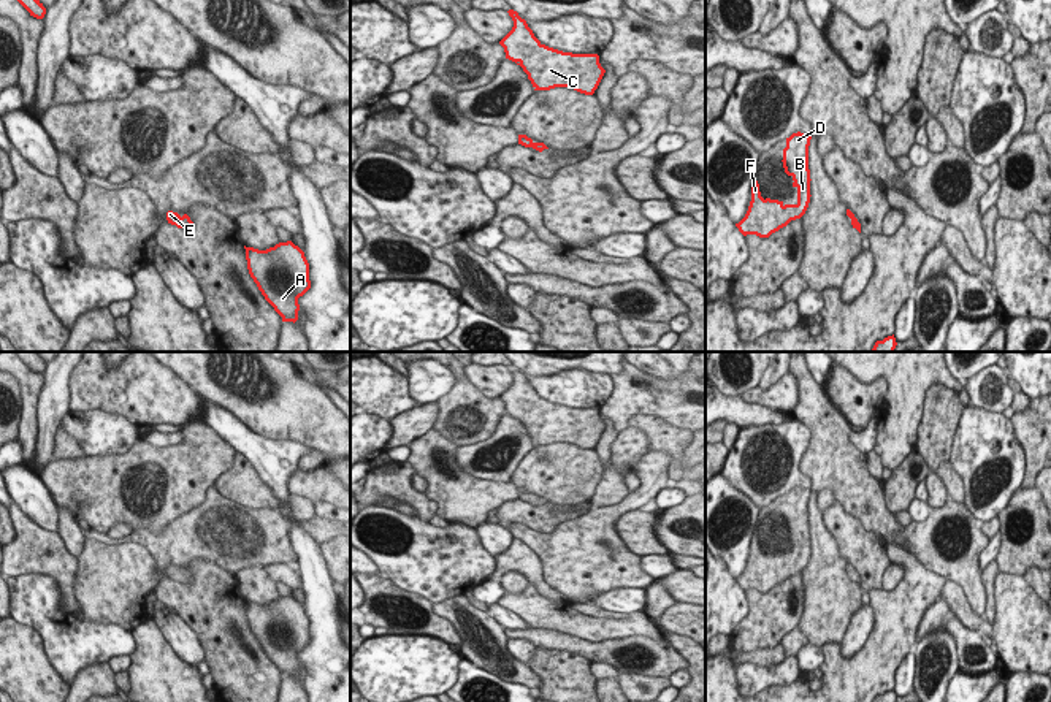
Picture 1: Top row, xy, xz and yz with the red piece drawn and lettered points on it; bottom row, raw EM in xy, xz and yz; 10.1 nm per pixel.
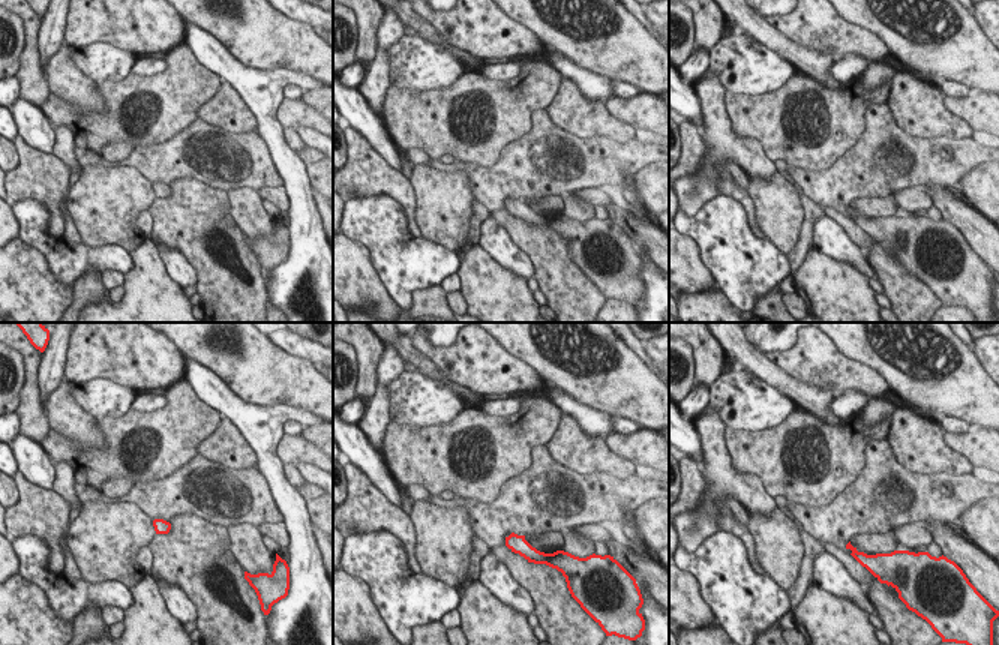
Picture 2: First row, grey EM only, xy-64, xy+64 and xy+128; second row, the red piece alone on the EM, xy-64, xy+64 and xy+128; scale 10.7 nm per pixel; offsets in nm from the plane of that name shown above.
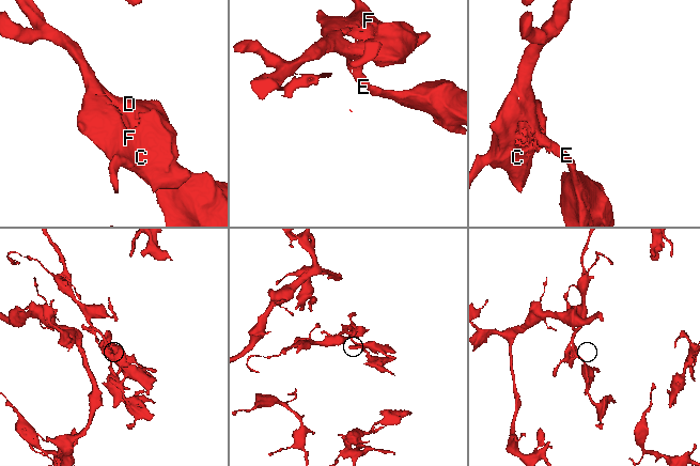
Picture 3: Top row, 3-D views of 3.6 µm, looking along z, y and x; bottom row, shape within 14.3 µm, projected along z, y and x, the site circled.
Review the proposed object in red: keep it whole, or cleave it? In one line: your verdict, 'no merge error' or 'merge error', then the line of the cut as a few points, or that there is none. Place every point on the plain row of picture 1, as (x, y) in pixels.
no merge error; cut none

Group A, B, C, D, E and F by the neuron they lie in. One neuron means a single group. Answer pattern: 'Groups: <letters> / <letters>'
Groups: A B C D E F

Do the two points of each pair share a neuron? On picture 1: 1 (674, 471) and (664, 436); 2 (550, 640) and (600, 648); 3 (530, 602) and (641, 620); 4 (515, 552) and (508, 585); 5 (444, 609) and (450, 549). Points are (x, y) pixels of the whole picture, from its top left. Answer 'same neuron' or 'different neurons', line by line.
1: same neuron
2: same neuron
3: same neuron
4: different neurons
5: different neurons

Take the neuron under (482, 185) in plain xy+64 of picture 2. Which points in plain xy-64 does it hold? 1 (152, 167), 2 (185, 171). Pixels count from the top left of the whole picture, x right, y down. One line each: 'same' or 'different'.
1: same
2: same

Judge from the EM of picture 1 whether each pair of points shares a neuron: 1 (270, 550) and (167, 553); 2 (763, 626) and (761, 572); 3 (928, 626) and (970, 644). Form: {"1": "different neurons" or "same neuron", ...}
{"1": "same neuron", "2": "different neurons", "3": "same neuron"}

